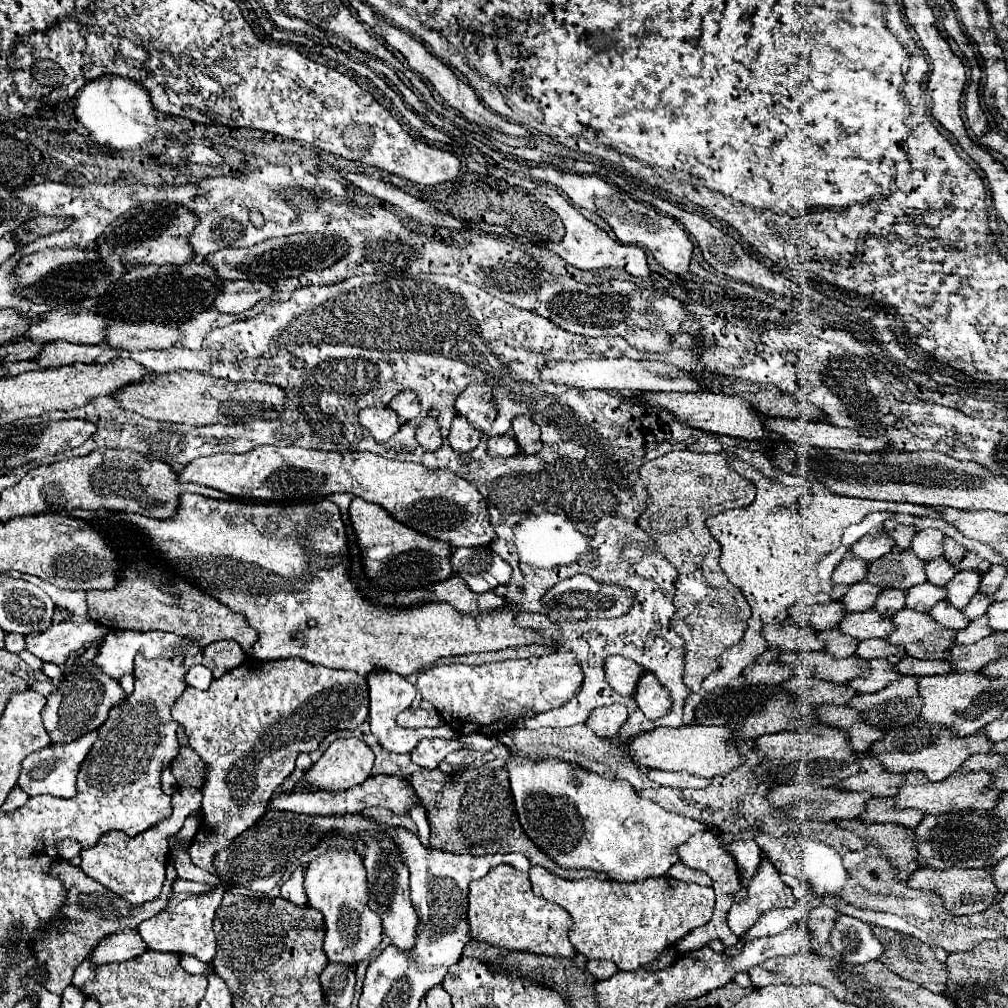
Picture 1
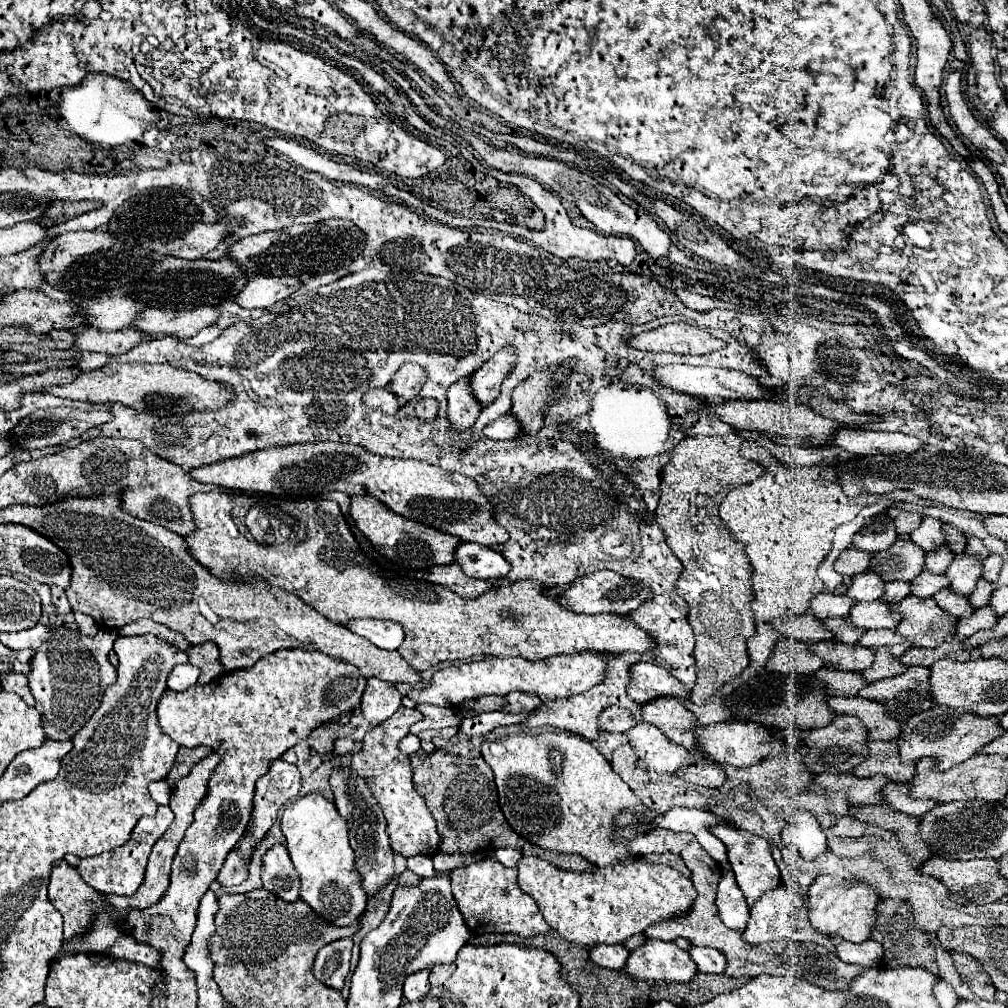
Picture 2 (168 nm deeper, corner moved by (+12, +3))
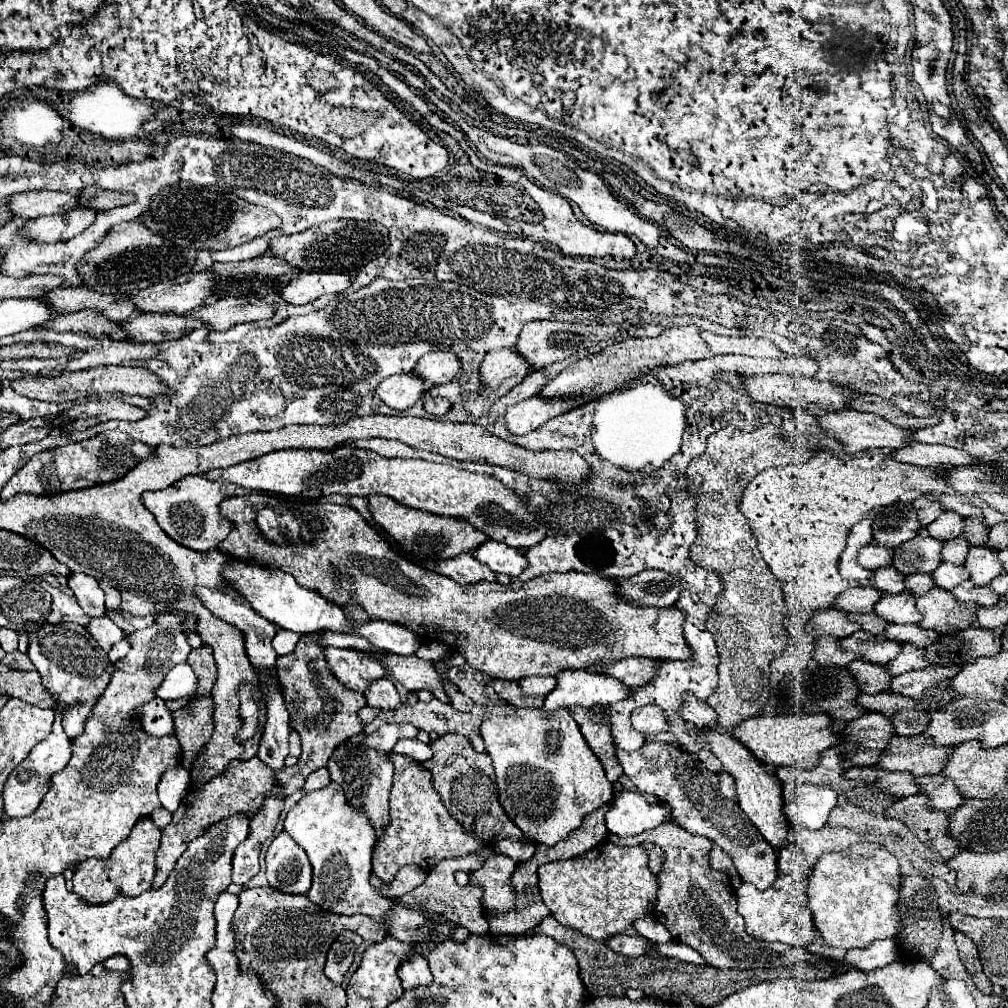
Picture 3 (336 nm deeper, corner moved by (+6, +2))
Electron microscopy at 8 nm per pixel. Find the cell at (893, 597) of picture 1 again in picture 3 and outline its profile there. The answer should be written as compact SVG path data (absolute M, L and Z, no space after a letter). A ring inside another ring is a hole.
M915 573L915 575L907 575L905 591L909 591L913 597L925 595L931 587L935 587L931 573Z

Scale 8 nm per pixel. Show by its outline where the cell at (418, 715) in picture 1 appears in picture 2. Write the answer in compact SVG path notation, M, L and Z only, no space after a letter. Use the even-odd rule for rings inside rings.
M399 706L399 710L391 718L387 718L383 724L375 726L365 734L363 750L353 756L353 760L357 760L357 774L365 778L369 790L373 792L379 808L385 814L391 846L403 856L413 856L413 854L435 856L437 844L439 844L435 820L429 808L425 806L425 800L413 790L413 784L411 784L413 772L409 766L409 756L405 756L397 746L399 740L409 732L409 726L419 722L421 718L423 714L417 708Z

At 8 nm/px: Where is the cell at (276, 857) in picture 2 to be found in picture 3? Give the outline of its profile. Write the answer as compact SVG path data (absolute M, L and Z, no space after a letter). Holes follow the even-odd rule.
M281 831L267 847L267 879L269 885L285 893L305 895L311 887L311 871L307 853L293 841L287 831Z

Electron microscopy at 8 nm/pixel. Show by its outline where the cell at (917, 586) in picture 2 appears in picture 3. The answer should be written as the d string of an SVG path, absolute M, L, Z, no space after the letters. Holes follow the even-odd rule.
M941 563L935 573L933 573L935 585L937 587L947 587L949 591L957 587L961 581L969 579L969 571L963 565L953 565L953 563Z

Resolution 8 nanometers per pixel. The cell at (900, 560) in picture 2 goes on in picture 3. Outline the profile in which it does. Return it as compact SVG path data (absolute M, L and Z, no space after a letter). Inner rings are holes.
M917 535L909 543L895 549L893 567L901 573L933 573L941 565L943 541L931 535Z

